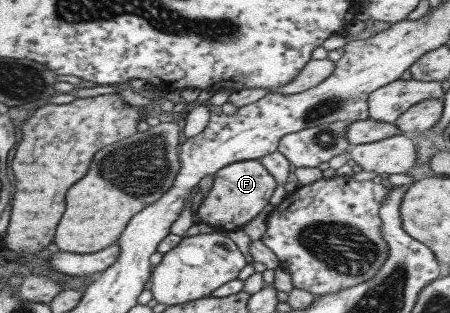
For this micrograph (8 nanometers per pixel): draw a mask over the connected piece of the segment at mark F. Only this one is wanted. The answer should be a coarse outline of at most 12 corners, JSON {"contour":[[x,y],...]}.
{"contour":[[257,160],[227,164],[198,222],[241,229],[269,203],[274,178]]}

